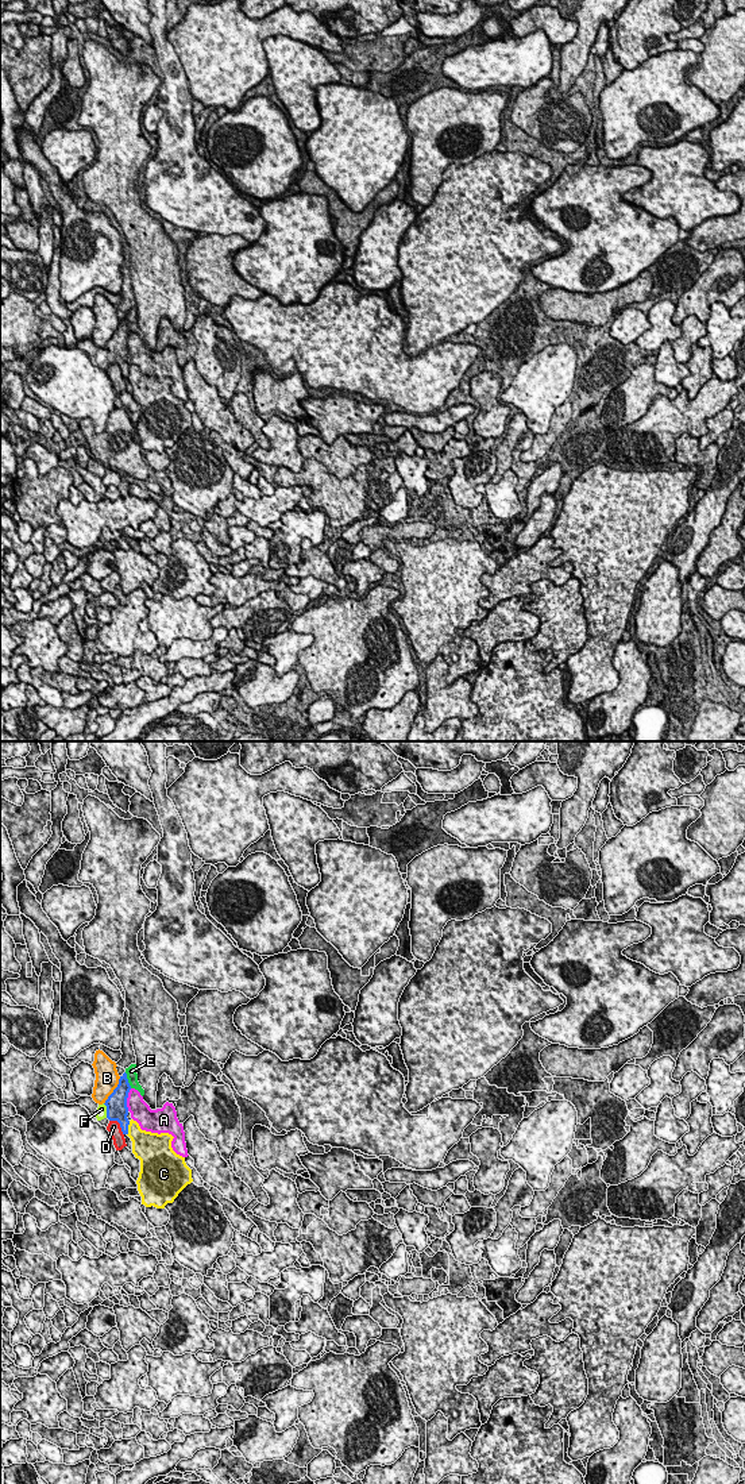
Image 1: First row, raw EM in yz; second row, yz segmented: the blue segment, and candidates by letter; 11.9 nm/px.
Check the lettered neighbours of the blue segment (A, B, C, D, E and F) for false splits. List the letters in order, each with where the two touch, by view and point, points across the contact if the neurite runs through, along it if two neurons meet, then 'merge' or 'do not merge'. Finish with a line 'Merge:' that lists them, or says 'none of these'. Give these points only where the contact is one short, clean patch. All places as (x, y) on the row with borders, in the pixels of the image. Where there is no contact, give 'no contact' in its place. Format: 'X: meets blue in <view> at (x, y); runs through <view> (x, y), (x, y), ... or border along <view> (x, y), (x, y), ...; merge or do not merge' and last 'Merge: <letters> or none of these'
A: meets blue in yz at (126, 1099); do not merge
B: meets blue in yz at (114, 1090); do not merge
C: meets blue in yz at (127, 1128); do not merge
D: meets blue in yz at (120, 1125); do not merge
E: meets blue in yz at (127, 1080); border along yz (124, 1072), (131, 1087); do not merge
F: meets blue in yz at (107, 1110); runs through yz (116, 1103), (107, 1110), (101, 1110); merge
Merge: F

